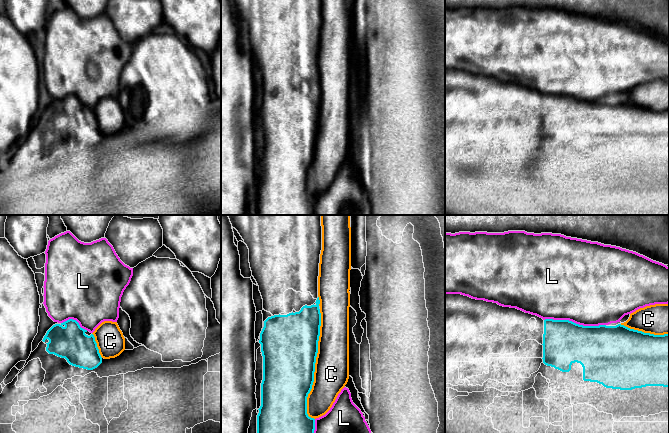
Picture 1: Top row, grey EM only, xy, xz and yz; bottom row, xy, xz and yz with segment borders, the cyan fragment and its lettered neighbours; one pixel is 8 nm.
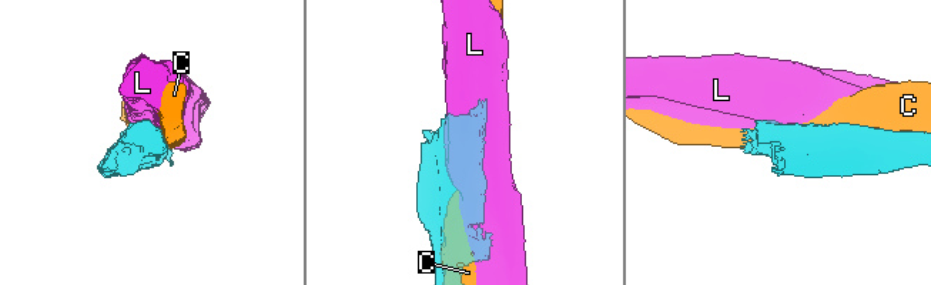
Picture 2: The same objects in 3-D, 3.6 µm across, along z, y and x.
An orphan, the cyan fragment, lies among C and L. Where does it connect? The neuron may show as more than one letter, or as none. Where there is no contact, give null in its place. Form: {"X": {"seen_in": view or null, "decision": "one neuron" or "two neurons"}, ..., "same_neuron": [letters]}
{"C": {"seen_in": "xz", "decision": "two neurons"}, "L": {"seen_in": "yz", "decision": "two neurons"}, "same_neuron": []}

